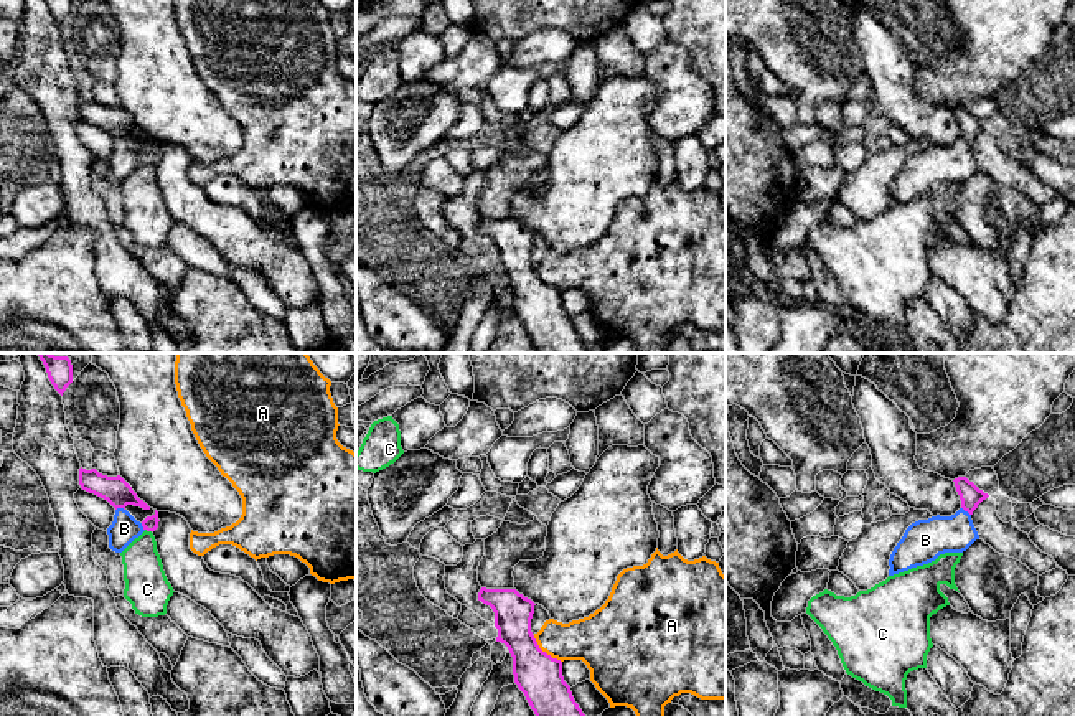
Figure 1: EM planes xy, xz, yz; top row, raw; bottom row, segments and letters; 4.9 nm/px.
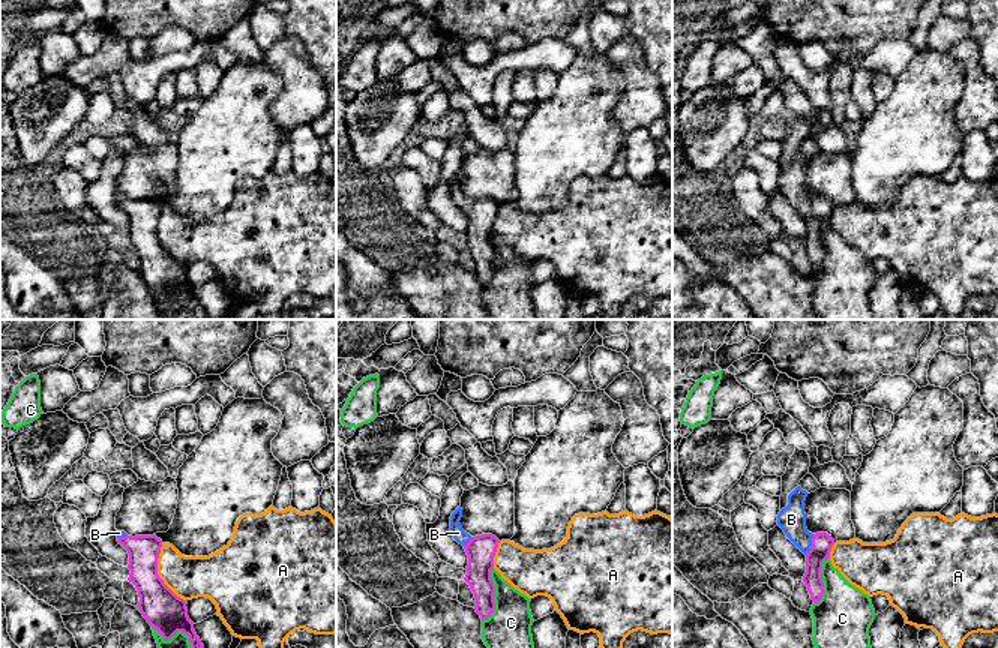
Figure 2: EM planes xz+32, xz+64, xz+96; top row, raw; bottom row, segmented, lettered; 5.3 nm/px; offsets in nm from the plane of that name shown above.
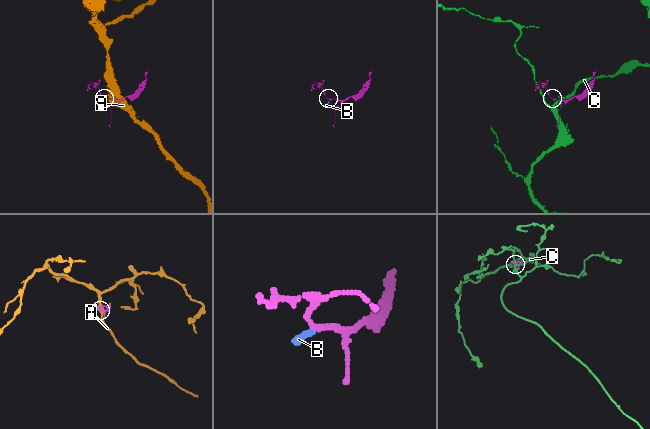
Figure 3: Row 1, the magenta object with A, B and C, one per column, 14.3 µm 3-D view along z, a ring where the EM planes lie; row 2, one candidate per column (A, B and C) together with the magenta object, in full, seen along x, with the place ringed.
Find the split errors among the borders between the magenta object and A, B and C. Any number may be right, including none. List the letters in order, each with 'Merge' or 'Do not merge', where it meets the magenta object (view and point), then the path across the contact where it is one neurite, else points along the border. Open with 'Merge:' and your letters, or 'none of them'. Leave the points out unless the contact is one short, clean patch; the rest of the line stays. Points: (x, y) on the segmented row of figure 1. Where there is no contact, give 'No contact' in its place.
Merge: B
A: Do not merge. Touches magenta at xz (544, 652). Boundary: xz (533, 635), (543, 650), (561, 662)
B: Merge. Touches magenta at xy (119, 507). Path across: xy (116, 490), (119, 494), (119, 507), (124, 528)
C: Do not merge. Touches magenta at xy (149, 530)

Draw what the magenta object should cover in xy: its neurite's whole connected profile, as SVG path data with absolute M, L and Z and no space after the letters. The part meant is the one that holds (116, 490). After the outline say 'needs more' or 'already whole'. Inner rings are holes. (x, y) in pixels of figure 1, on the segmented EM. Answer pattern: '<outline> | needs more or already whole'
M79 469L79 485L82 490L94 493L107 500L114 508L114 521L107 528L109 548L115 553L122 553L135 538L145 530L155 531L158 528L158 511L147 516L142 523L137 521L127 510L127 505L150 510L150 506L137 497L132 487L120 477L107 477L96 469Z | needs more

